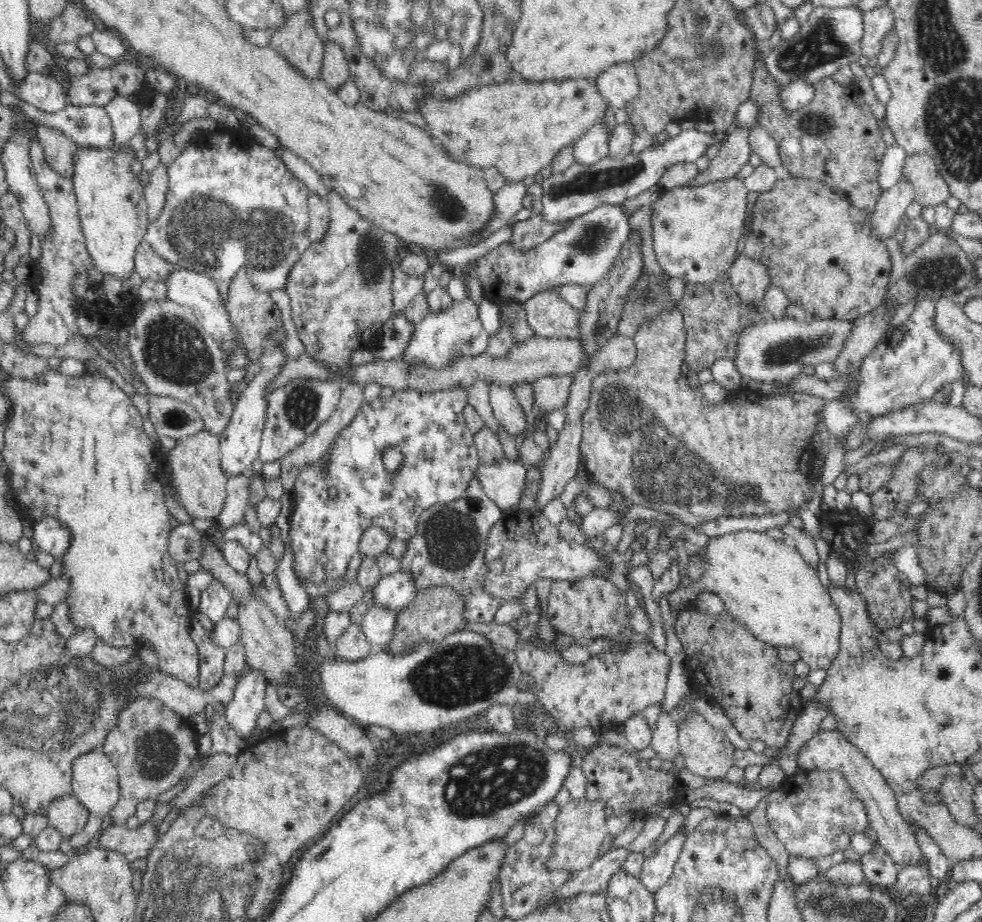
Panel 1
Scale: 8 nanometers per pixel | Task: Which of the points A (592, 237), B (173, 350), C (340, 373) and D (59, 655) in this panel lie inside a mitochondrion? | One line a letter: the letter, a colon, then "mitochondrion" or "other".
A: mitochondrion
B: mitochondrion
C: other
D: mitochondrion

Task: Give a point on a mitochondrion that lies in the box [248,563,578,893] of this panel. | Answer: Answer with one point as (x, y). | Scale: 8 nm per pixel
(520, 769)

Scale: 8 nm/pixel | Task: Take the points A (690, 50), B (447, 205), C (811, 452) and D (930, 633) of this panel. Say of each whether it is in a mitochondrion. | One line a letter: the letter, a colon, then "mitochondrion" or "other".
A: mitochondrion
B: mitochondrion
C: other
D: other

